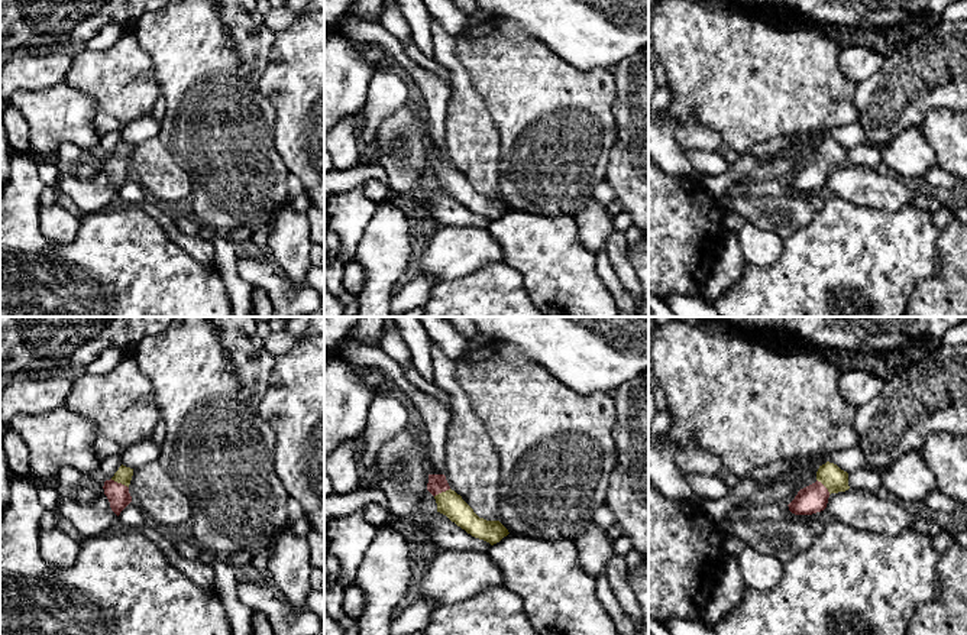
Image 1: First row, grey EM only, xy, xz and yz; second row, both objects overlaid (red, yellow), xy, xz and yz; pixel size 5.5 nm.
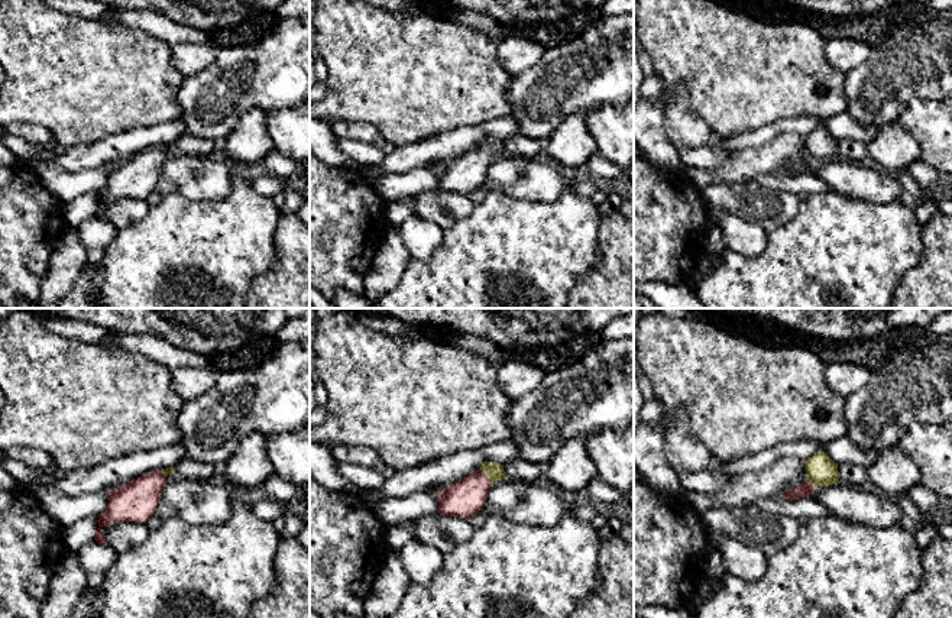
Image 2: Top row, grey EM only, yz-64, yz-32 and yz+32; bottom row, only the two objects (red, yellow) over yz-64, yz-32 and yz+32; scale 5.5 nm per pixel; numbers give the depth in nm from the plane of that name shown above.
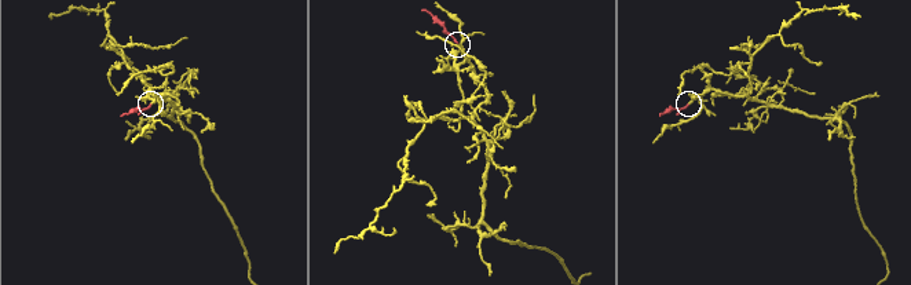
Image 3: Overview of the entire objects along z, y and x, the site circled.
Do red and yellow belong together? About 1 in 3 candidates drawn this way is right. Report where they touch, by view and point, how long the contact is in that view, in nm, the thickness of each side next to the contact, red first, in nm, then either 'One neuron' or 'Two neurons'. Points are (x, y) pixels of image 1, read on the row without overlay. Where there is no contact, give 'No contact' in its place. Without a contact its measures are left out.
Touches red at xy (119, 159). Shared border 120 nm. Thickness 120 nm (red) against 90 nm. One neuron

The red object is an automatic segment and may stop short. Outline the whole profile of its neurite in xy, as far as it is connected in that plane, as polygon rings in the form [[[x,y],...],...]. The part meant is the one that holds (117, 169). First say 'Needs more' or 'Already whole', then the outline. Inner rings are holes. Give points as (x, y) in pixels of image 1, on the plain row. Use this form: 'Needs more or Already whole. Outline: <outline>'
Needs more. Outline: [[[120,142],[110,156],[104,158],[104,171],[110,178],[111,187],[119,192],[120,188],[132,178],[129,161],[133,152],[133,145]]]

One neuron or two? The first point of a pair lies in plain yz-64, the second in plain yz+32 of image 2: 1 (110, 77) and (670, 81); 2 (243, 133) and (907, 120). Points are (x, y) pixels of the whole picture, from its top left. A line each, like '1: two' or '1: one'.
1: one
2: two

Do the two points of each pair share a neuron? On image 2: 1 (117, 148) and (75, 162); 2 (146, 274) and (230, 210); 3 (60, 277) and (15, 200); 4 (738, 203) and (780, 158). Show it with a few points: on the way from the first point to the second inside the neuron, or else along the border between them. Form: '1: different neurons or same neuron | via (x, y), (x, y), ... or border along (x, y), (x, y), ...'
1: same neuron | via (107, 152), (86, 157)
2: same neuron | via (167, 261), (178, 261), (210, 229)
3: different neurons | border along (65, 229), (60, 243), (51, 254), (41, 293)
4: different neurons | border along (753, 180), (719, 184)

